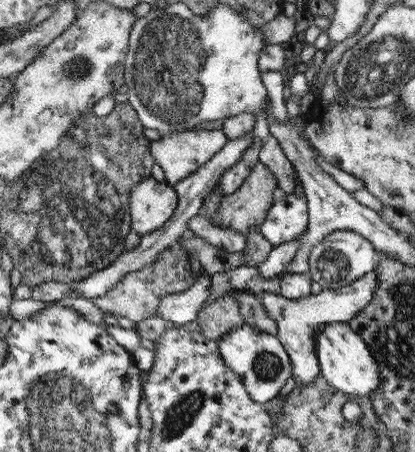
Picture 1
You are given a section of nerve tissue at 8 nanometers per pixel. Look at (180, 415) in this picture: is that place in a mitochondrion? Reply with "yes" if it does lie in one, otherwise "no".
yes

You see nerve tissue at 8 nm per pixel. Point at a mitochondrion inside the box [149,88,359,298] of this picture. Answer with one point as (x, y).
(333, 264)

